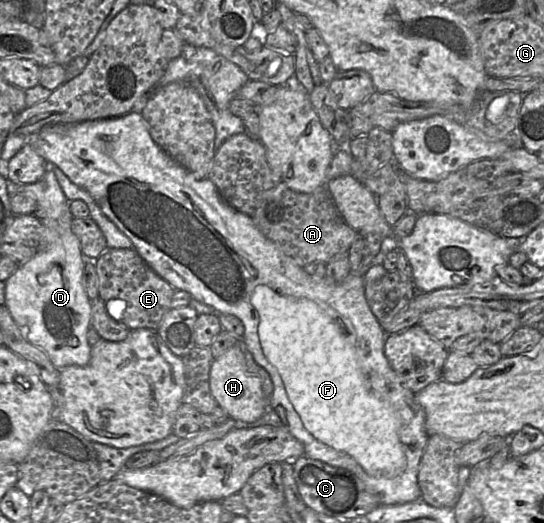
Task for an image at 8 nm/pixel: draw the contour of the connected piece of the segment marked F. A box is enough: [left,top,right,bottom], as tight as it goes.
[28,111,429,505]

